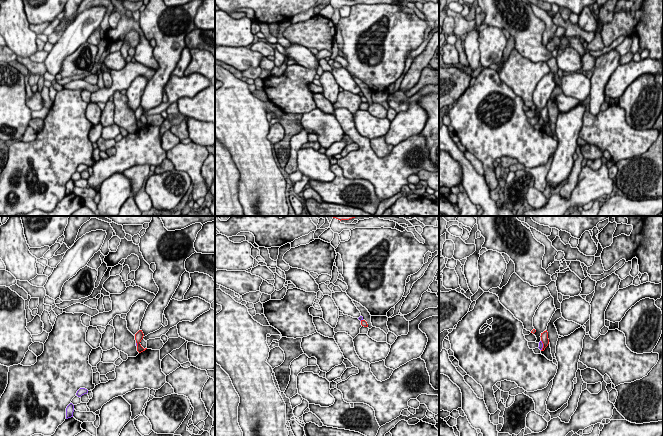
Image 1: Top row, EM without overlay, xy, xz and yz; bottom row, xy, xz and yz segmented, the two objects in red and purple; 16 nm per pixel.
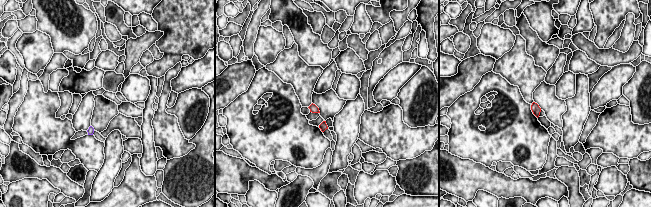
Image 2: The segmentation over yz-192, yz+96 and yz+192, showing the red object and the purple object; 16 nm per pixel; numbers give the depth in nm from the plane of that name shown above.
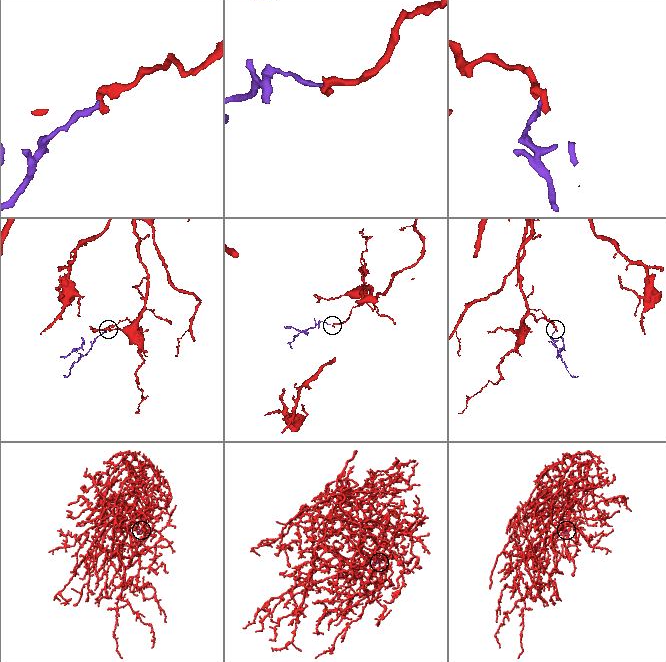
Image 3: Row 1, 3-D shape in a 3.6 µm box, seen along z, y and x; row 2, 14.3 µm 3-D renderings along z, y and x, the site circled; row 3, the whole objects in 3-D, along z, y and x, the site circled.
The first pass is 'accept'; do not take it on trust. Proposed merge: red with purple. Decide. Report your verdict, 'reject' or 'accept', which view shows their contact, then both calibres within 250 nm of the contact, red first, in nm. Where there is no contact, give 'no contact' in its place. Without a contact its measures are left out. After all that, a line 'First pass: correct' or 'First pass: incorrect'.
reject | yz | 130/70 nm
First pass: incorrect

